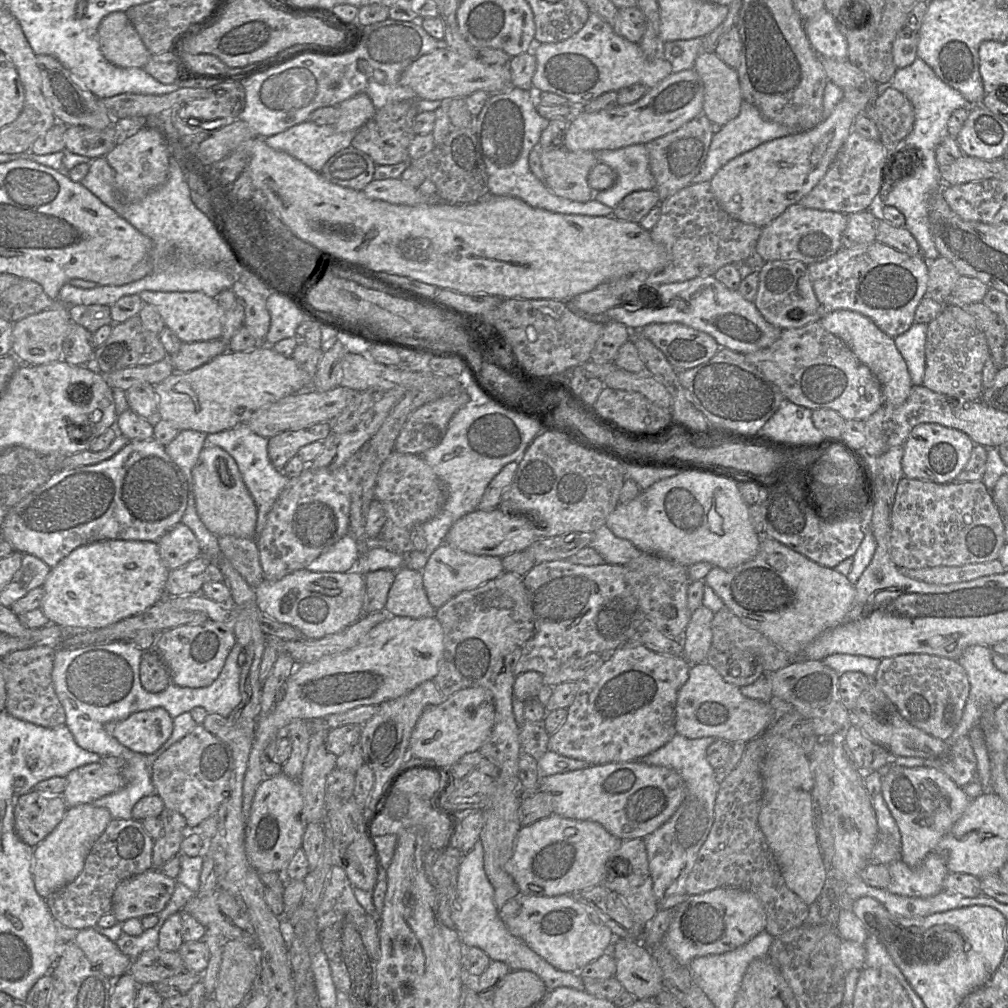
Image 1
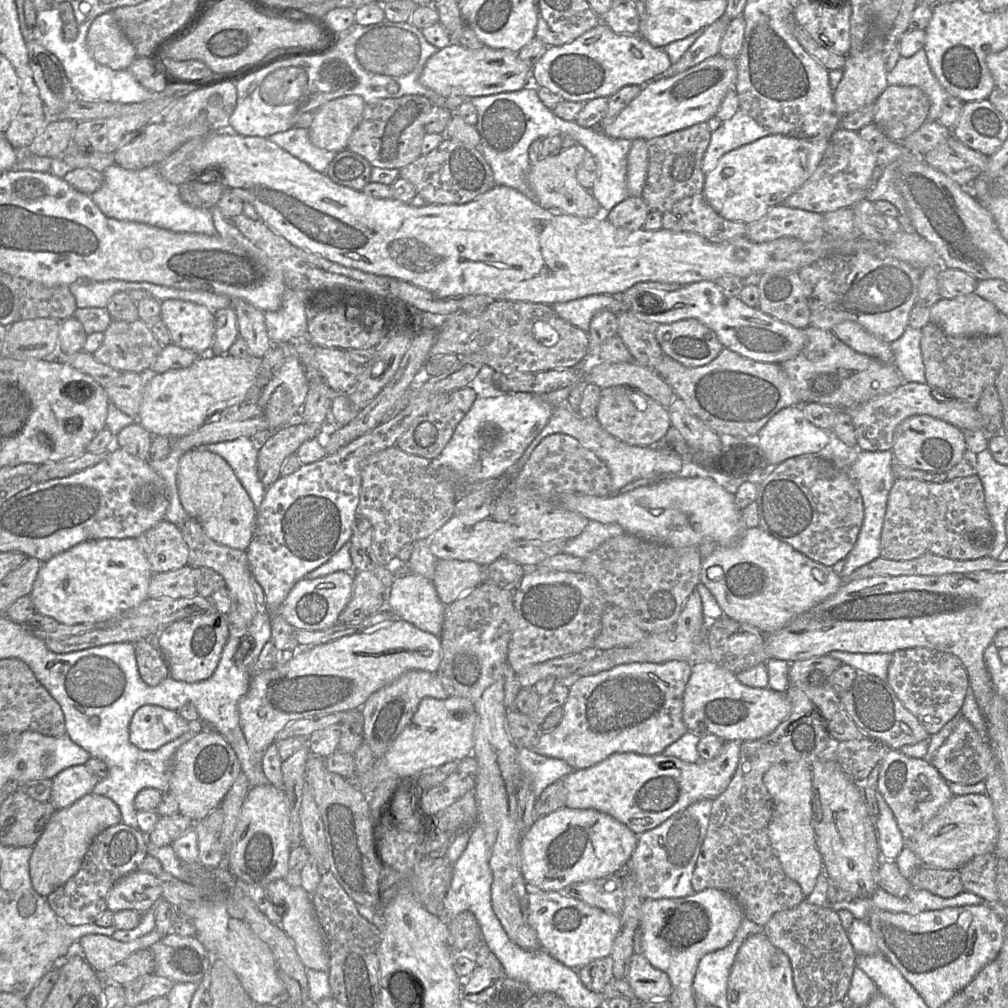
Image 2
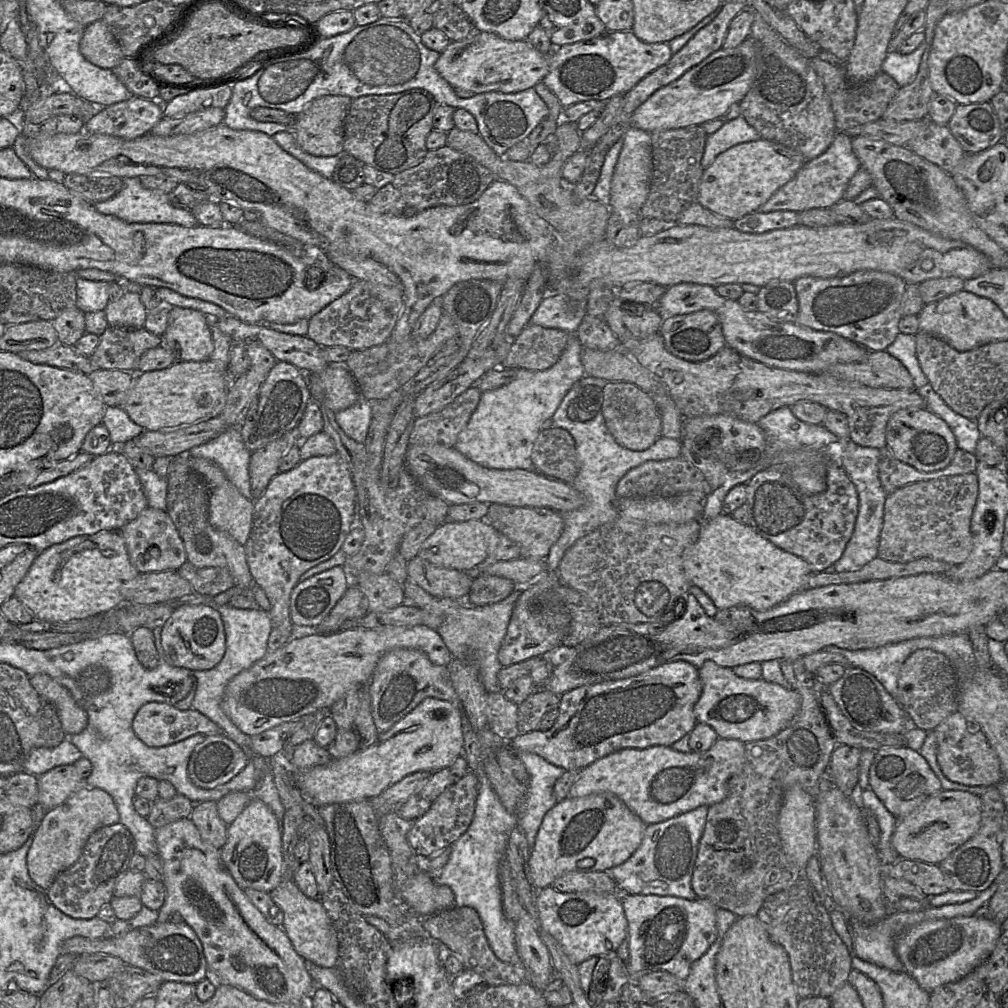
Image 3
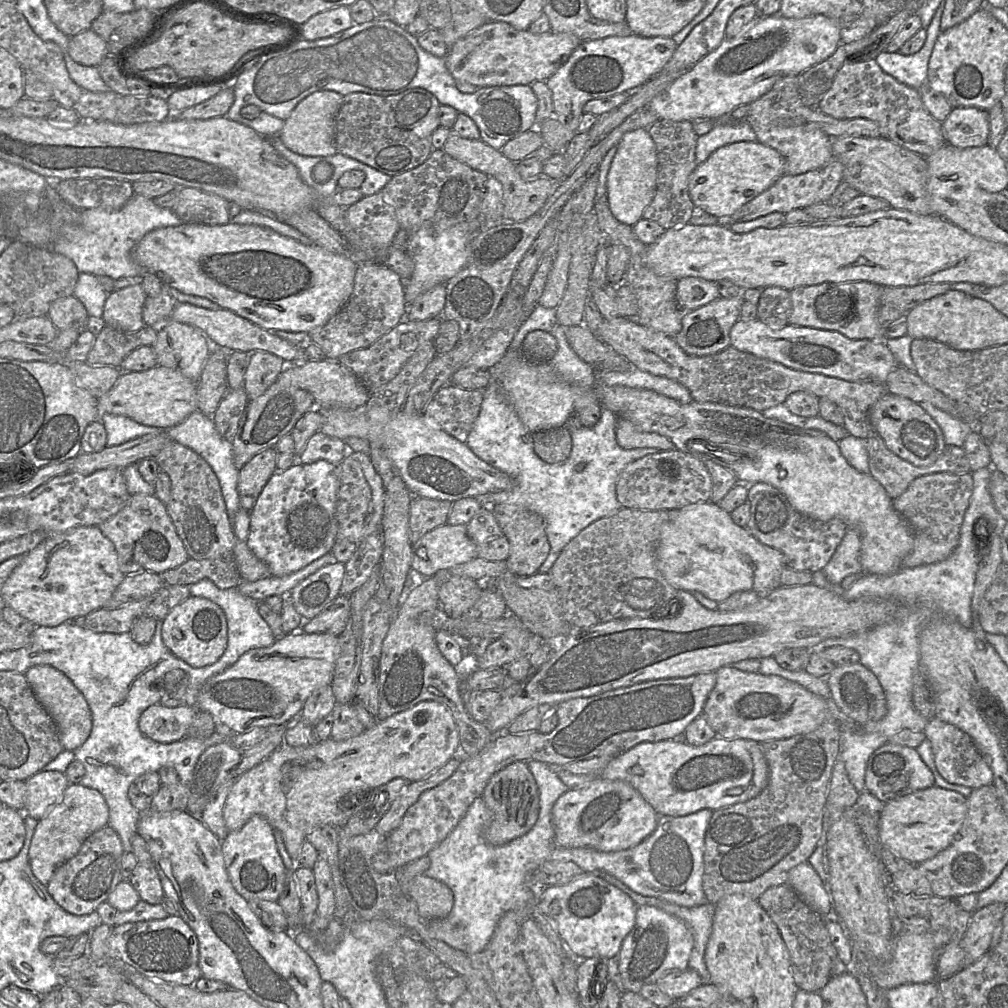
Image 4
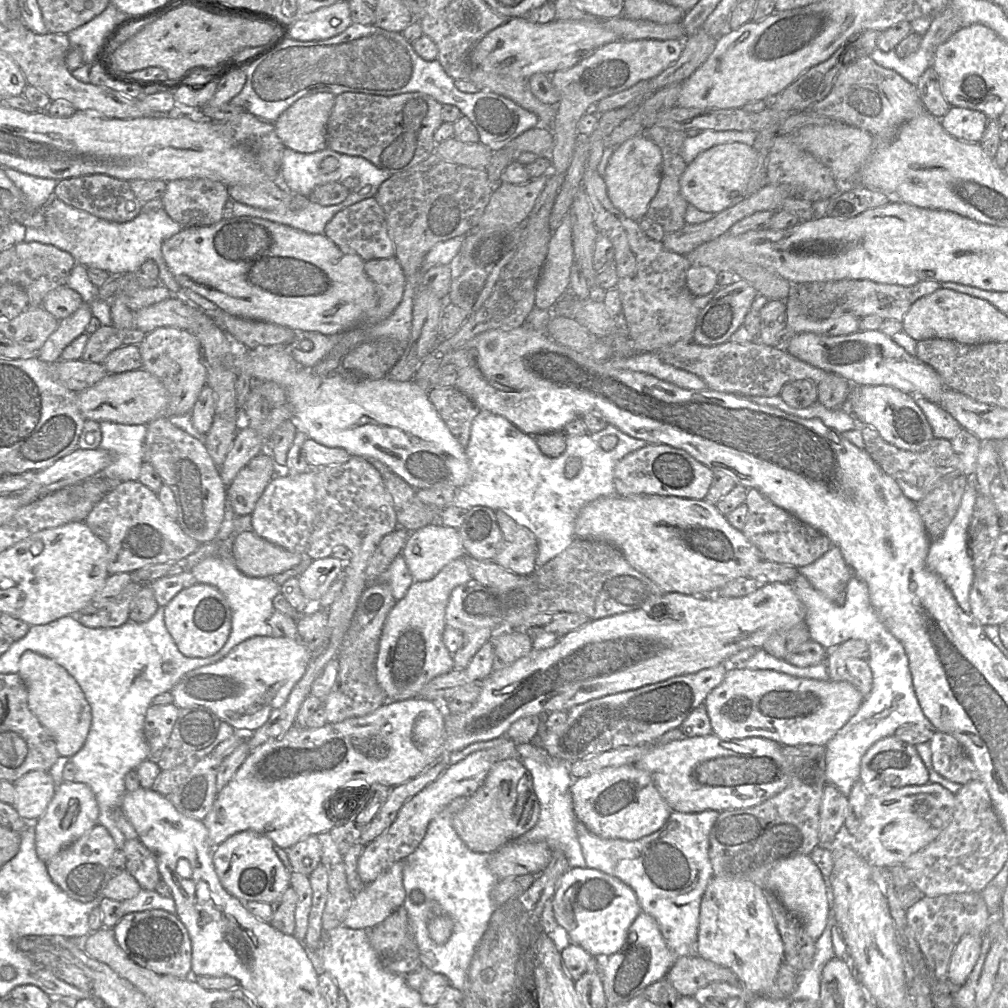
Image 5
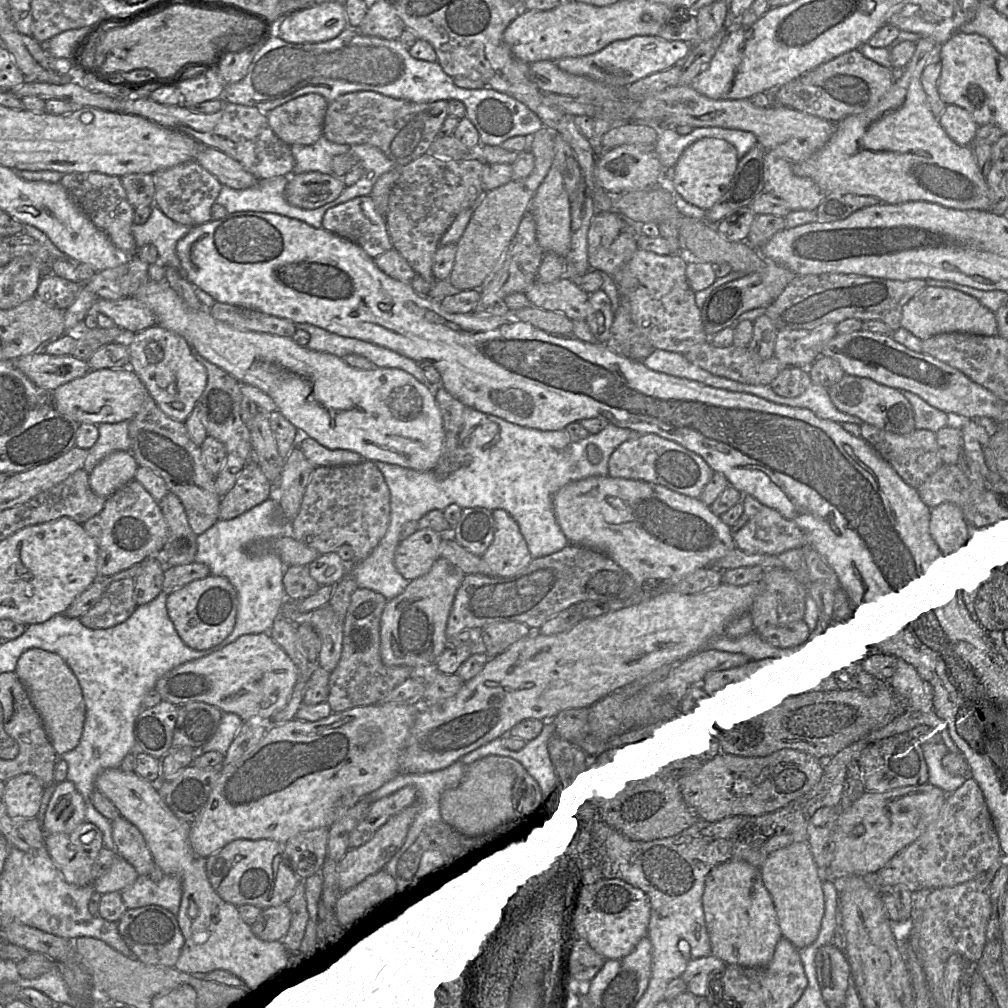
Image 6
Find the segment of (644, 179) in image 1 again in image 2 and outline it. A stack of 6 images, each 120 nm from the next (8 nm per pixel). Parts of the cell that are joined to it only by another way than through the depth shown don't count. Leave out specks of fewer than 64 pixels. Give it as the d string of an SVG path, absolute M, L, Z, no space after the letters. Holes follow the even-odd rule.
M561 118L557 120L556 125L560 131L551 133L551 137L561 136L562 139L570 137L577 144L583 146L597 161L598 176L589 191L600 204L602 211L609 213L616 205L629 197L627 156L632 146L632 140L610 138L599 129L583 128L578 126L575 121L565 121Z

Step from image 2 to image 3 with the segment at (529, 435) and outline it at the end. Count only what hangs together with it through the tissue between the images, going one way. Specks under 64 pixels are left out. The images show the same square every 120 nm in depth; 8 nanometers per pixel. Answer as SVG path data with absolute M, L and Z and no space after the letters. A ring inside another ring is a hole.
M569 334L564 351L552 367L543 371L517 369L510 383L482 392L454 448L485 468L534 471L531 451L539 432L547 426L564 396L585 376L581 361L582 348L576 335Z

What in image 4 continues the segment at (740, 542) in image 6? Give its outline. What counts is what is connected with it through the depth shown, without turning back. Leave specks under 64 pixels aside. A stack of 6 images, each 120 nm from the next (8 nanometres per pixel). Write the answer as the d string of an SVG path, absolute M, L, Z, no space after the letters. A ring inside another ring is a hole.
M766 483L748 485L747 503L750 506L750 518L746 527L749 533L760 543L781 552L786 567L794 570L810 573L821 571L848 530L847 524L841 519L822 521L798 512L783 492Z

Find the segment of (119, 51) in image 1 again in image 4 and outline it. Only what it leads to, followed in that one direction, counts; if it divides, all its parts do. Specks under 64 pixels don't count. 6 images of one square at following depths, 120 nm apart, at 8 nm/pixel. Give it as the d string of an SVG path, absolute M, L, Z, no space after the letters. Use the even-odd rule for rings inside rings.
M92 29L71 37L68 53L75 62L92 67L98 67L109 55L106 42Z

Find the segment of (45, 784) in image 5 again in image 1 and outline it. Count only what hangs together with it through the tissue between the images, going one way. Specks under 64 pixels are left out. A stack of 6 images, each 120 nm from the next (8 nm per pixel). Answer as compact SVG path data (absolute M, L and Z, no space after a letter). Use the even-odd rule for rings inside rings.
M90 763L70 771L63 798L68 807L80 804L92 804L94 801L115 793L125 786L121 773L103 766Z

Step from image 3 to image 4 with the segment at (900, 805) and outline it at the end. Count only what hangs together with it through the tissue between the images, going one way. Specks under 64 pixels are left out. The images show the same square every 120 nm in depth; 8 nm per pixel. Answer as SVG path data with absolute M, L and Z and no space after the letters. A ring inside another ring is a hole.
M885 743L870 756L867 762L865 790L883 803L934 785L934 775L923 762L916 748Z

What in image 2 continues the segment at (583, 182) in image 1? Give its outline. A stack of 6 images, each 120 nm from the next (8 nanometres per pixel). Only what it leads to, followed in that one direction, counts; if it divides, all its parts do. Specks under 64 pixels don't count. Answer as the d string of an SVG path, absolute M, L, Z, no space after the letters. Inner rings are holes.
M576 143L555 156L541 158L536 164L531 165L528 181L537 195L538 204L541 207L549 211L580 218L593 218L603 215L598 201L589 190L578 183L576 178L577 167L587 155L591 154L583 146Z

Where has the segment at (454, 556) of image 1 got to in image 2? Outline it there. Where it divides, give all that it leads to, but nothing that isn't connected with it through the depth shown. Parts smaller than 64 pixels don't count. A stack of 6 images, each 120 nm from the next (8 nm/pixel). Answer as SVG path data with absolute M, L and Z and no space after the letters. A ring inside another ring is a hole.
M438 560L432 583L446 606L483 582L483 567L472 561Z

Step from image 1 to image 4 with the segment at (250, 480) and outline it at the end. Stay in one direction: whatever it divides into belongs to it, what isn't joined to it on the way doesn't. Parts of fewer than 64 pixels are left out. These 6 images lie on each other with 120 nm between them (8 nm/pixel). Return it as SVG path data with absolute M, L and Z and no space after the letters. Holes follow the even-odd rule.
M198 410L192 412L184 421L166 431L173 441L196 452L211 467L219 481L228 518L232 521L236 512L241 509L237 493L239 470L234 465L232 441L226 440L218 433L212 417Z

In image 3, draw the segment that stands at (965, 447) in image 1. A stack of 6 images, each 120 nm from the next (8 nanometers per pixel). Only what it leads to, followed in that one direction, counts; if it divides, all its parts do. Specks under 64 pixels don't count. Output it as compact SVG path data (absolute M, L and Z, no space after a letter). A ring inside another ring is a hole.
M905 408L896 411L887 422L885 435L886 446L893 456L922 472L944 469L958 449L950 427L928 409Z

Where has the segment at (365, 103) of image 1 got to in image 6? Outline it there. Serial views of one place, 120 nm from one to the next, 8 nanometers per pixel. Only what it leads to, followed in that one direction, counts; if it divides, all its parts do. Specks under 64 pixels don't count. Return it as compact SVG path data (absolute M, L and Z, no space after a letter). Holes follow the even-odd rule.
M310 93L274 108L266 118L275 135L287 145L308 146L323 136L328 105L323 96Z

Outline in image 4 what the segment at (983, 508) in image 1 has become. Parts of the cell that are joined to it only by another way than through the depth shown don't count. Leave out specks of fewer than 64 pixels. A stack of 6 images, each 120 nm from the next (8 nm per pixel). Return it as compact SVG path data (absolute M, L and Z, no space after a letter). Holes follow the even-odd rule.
M940 472L916 478L900 497L893 499L894 509L907 522L914 537L913 548L902 560L901 568L933 564L950 556L959 542L961 524L972 492L970 472Z

